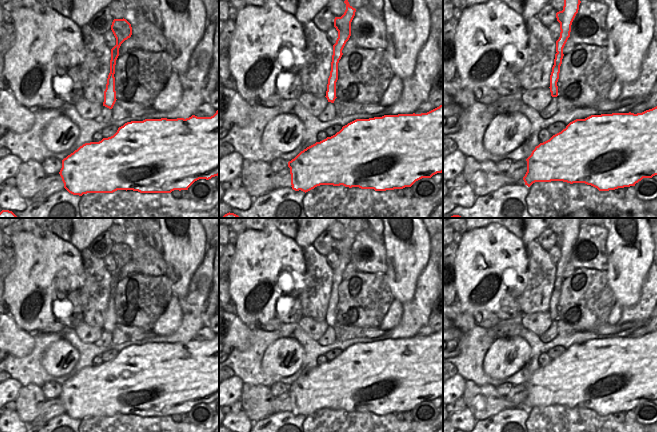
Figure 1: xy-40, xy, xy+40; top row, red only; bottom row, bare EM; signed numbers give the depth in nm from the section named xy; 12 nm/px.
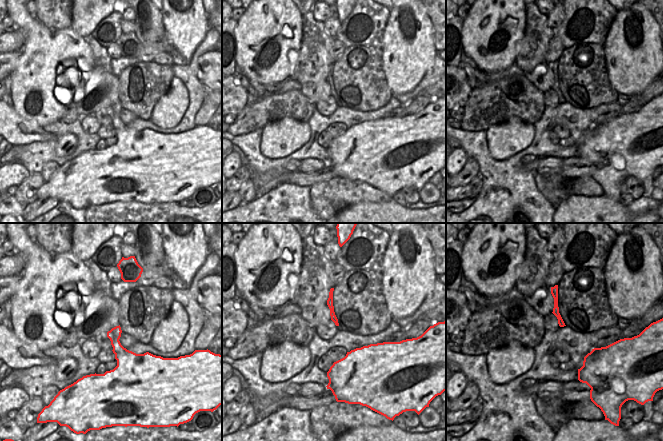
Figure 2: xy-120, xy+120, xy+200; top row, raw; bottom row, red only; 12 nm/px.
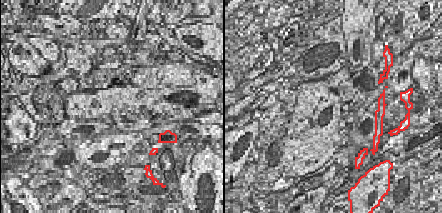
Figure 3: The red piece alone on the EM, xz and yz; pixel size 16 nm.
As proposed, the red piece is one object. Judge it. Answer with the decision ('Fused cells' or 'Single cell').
Fused cells

